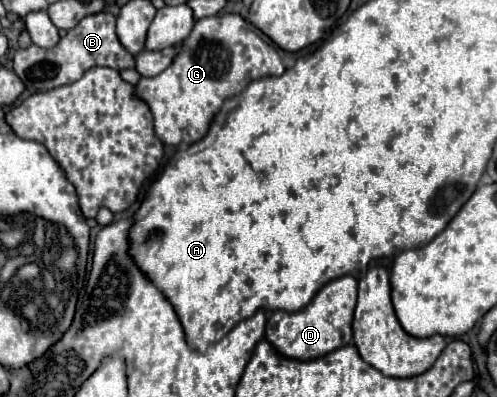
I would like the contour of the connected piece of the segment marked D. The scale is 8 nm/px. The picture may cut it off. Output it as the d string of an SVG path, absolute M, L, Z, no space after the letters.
M341 276L325 284L315 298L299 312L273 312L265 326L265 340L269 340L275 350L285 358L295 358L301 362L321 358L337 348L353 342L351 322L357 302L357 280L353 276Z

